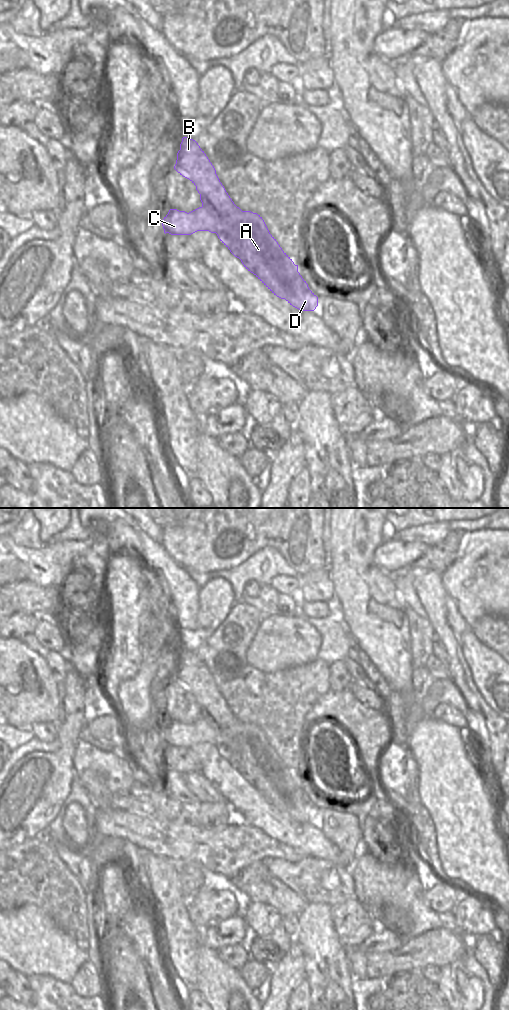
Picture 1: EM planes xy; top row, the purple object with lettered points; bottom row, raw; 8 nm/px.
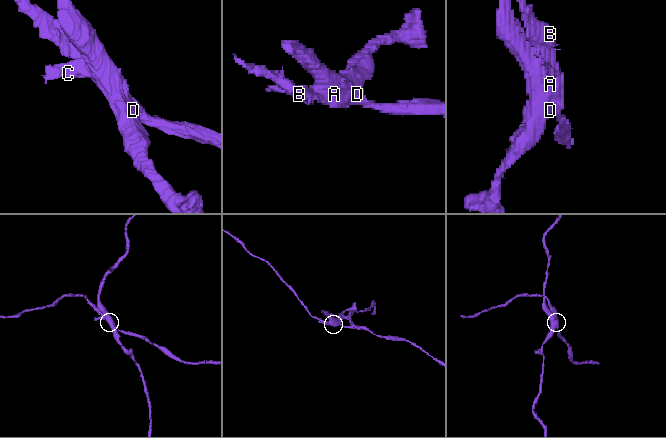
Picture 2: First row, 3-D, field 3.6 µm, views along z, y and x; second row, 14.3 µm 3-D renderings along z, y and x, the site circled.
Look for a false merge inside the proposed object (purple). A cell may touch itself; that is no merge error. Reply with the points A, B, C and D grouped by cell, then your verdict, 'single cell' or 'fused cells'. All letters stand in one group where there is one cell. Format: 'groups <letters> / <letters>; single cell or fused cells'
groups A C D / B; fused cells

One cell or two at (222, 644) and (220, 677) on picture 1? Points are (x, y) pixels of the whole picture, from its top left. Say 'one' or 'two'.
one

